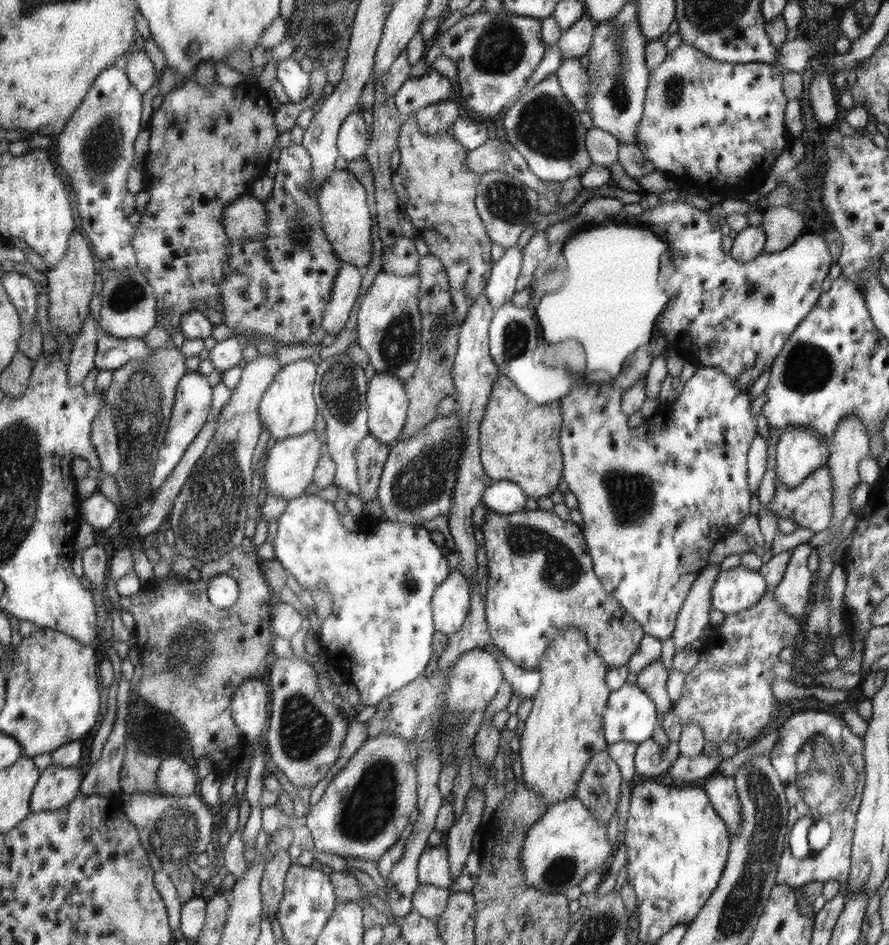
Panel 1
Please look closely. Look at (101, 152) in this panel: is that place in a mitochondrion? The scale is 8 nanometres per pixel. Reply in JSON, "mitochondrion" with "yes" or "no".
{"mitochondrion":"yes"}

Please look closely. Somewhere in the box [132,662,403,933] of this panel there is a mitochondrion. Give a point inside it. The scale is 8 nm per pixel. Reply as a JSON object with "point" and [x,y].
{"point":[305,732]}

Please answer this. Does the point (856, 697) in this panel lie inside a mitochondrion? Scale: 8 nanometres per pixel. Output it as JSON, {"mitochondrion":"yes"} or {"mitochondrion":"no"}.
{"mitochondrion":"no"}

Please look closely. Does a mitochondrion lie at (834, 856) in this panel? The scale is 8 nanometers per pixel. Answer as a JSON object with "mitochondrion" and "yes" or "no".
{"mitochondrion":"no"}

